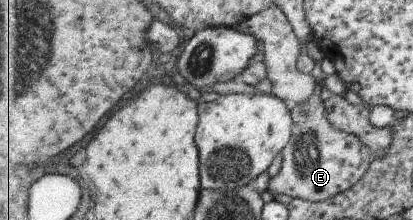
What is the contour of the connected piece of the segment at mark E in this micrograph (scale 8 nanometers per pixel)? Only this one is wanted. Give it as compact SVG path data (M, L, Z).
M314 95L302 105L293 105L293 138L282 151L282 166L279 173L267 185L267 191L321 202L339 193L348 191L369 170L374 154L358 139L357 135L345 132L330 123L325 111L325 101Z

